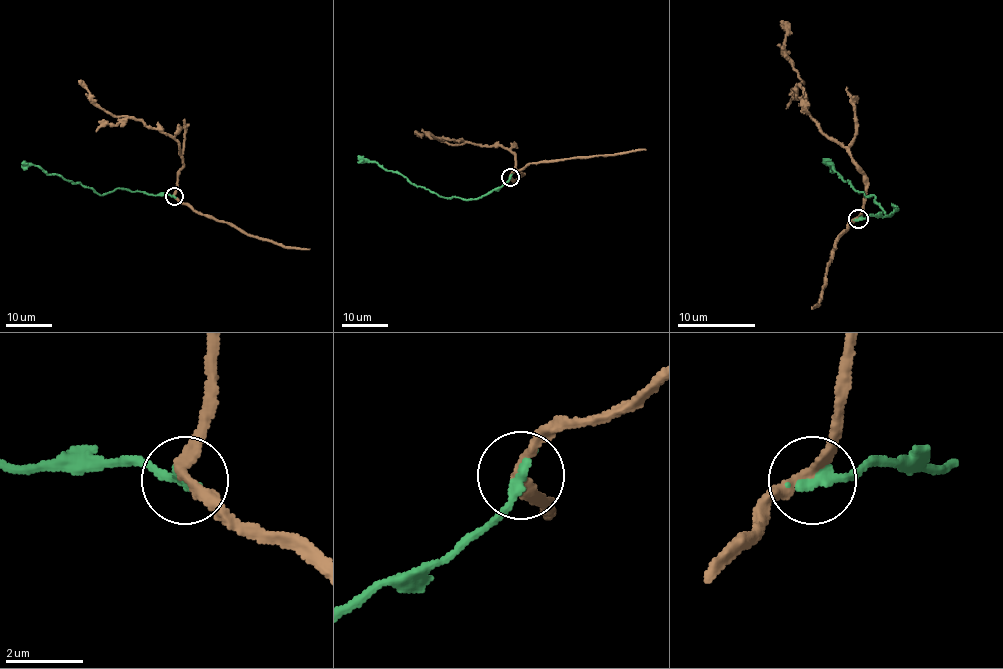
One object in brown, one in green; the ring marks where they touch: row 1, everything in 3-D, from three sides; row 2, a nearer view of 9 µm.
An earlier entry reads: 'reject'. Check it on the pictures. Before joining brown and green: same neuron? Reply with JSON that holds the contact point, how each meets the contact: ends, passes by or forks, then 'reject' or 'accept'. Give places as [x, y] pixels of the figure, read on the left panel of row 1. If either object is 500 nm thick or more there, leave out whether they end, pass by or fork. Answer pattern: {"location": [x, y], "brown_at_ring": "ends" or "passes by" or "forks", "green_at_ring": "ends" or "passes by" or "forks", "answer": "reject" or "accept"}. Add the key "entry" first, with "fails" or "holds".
{"entry": "fails", "location": [174, 196], "brown_at_ring": "passes by", "green_at_ring": "ends", "answer": "accept"}

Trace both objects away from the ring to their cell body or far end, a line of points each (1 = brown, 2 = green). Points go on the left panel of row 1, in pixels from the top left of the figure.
1: (174, 197), (178, 171), (183, 163), (180, 146), (138, 120), (112, 116), (97, 105), (80, 79)
2: (174, 197), (121, 187), (99, 194), (79, 183), (47, 174), (37, 166), (21, 163)

